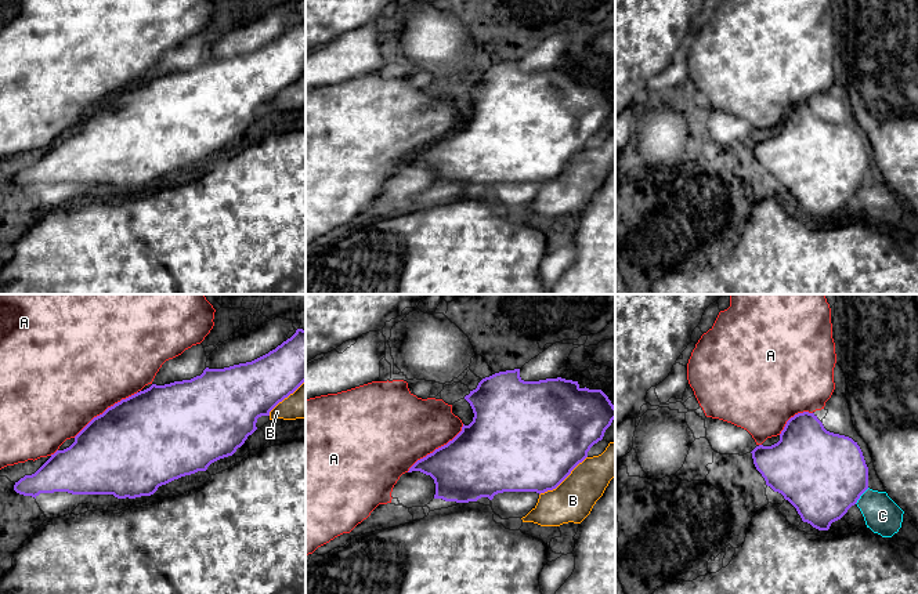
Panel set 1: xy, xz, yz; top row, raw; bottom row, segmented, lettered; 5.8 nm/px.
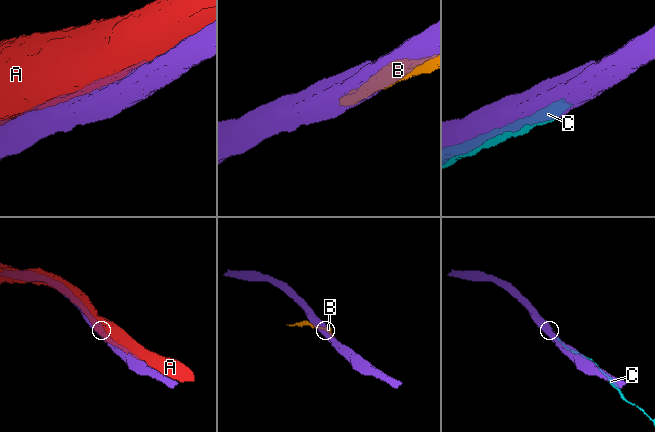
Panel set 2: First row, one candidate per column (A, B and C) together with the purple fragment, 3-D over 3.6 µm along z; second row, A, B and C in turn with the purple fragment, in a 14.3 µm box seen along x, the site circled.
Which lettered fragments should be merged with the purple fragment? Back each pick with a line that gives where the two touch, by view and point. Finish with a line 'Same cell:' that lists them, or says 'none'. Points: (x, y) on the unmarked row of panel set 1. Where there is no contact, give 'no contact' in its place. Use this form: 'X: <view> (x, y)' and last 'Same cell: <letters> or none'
A: xy (107, 100)
Same cell: A

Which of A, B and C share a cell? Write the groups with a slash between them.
A / B C

